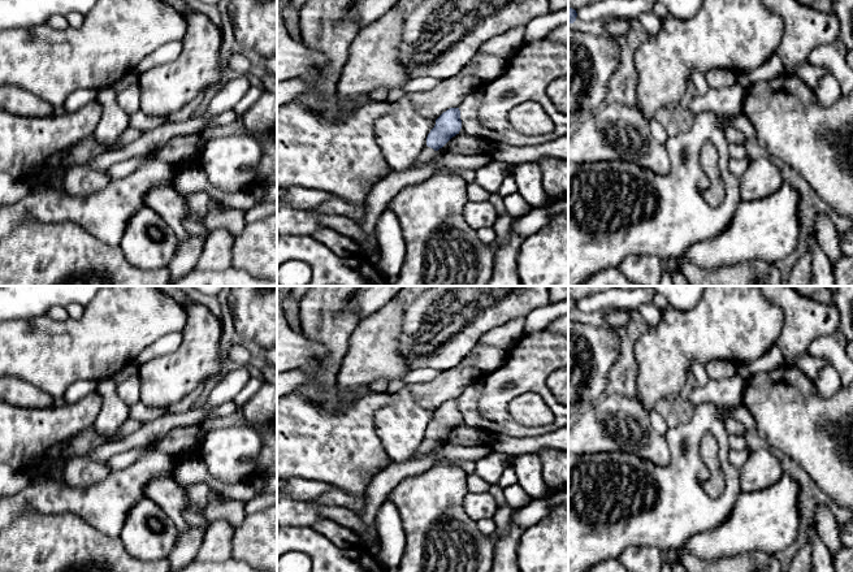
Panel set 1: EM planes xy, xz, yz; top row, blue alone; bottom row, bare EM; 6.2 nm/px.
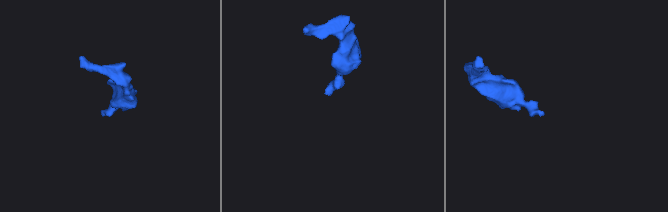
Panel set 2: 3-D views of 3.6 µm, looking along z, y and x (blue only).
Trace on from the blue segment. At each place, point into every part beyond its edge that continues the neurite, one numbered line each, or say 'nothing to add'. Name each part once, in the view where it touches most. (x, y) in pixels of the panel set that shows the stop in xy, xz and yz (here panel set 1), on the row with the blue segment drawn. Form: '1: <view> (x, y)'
1: xz (428, 152)

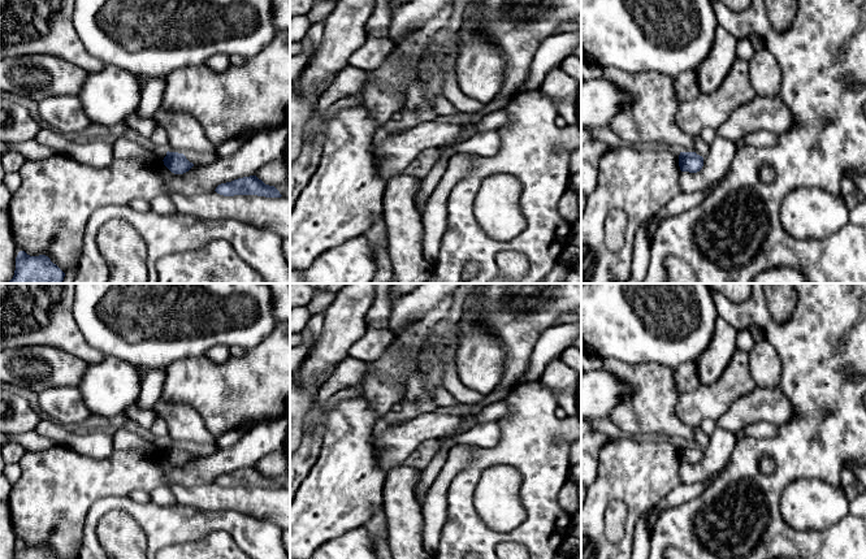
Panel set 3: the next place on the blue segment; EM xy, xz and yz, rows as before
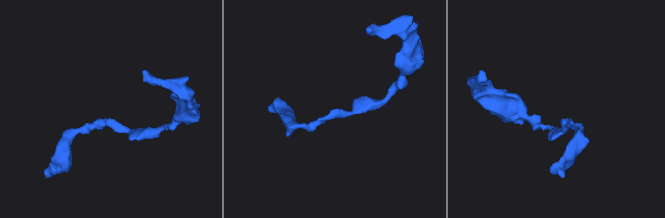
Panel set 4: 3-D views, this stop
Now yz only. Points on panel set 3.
nothing to add

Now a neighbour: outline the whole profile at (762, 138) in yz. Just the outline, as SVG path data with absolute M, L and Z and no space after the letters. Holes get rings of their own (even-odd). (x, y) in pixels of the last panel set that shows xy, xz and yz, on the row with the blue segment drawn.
M767 130L754 131L746 135L745 144L753 147L770 147L778 142L778 135Z

